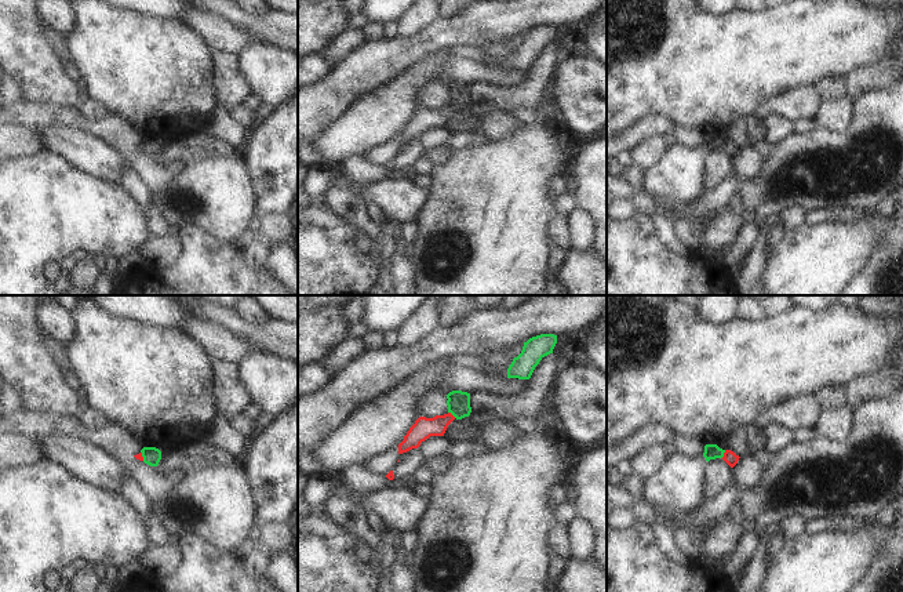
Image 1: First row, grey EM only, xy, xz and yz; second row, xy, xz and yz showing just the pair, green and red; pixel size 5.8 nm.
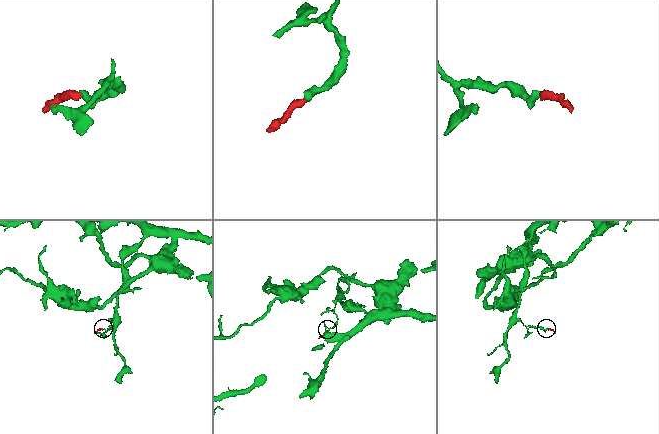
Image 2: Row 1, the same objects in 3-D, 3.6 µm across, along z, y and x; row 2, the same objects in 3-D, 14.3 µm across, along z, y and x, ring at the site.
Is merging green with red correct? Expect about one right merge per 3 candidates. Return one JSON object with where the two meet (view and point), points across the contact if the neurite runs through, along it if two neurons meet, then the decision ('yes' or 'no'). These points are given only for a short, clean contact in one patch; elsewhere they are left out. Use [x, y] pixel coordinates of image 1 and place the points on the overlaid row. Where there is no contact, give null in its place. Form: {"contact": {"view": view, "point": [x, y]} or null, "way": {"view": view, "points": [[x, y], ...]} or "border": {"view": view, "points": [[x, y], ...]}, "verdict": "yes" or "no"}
{"contact": {"view": "yz", "point": [723, 454]}, "way": {"view": "yz", "points": [[712, 451], [723, 454], [729, 457]]}, "verdict": "yes"}

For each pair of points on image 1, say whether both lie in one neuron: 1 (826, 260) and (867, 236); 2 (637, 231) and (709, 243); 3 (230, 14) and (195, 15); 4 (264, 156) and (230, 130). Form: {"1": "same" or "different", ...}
{"1": "same", "2": "different", "3": "different", "4": "different"}

